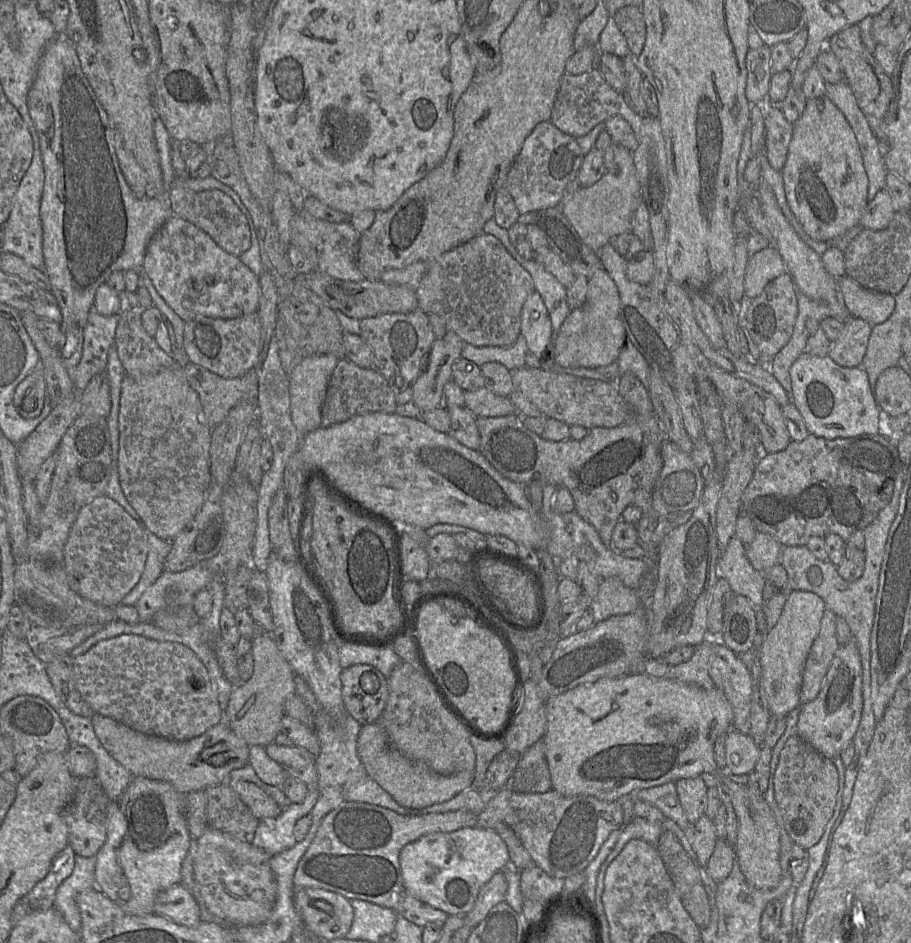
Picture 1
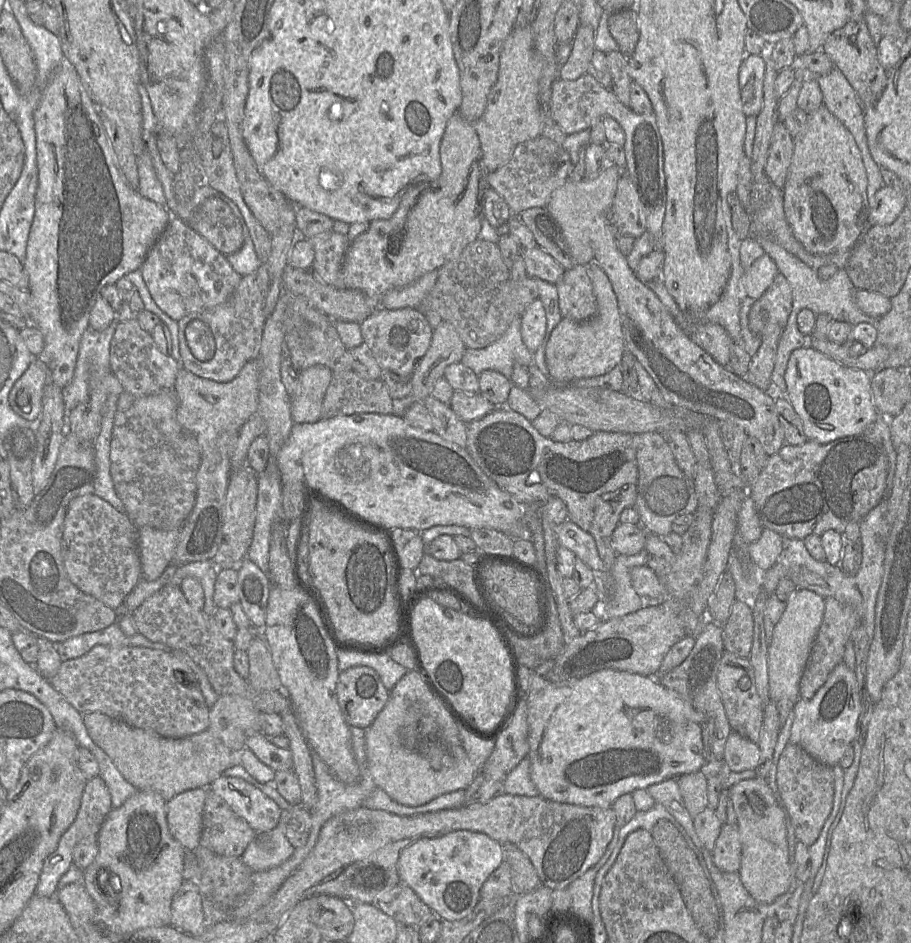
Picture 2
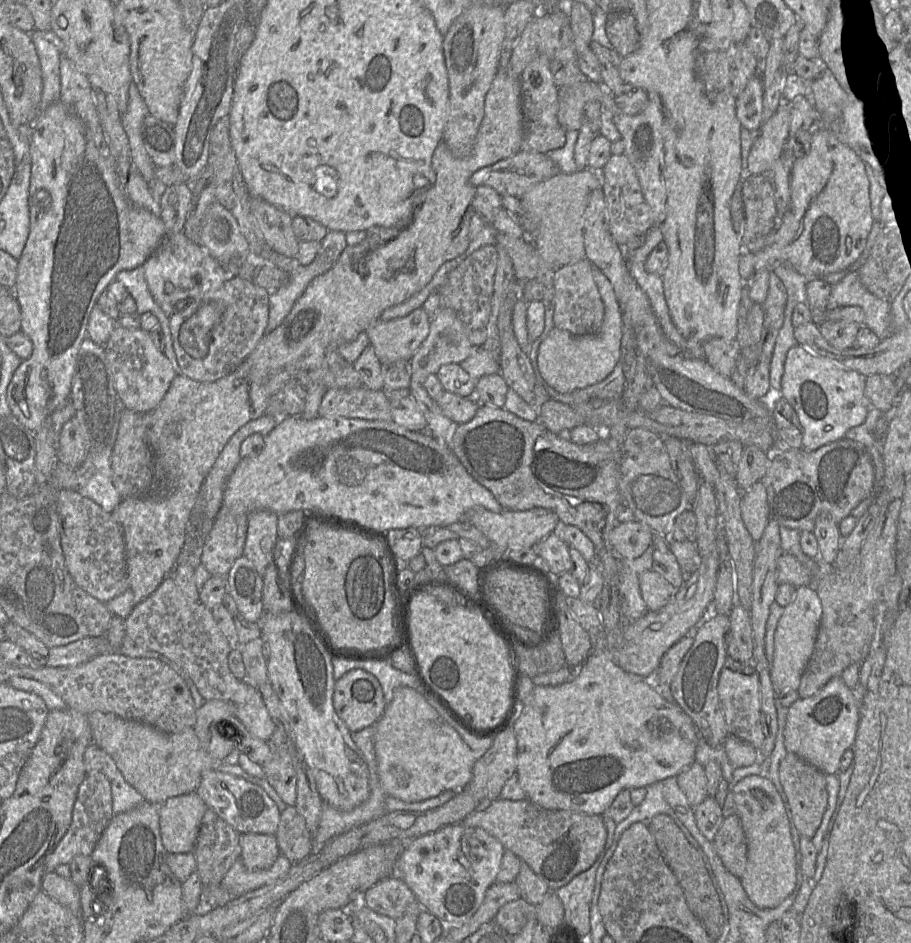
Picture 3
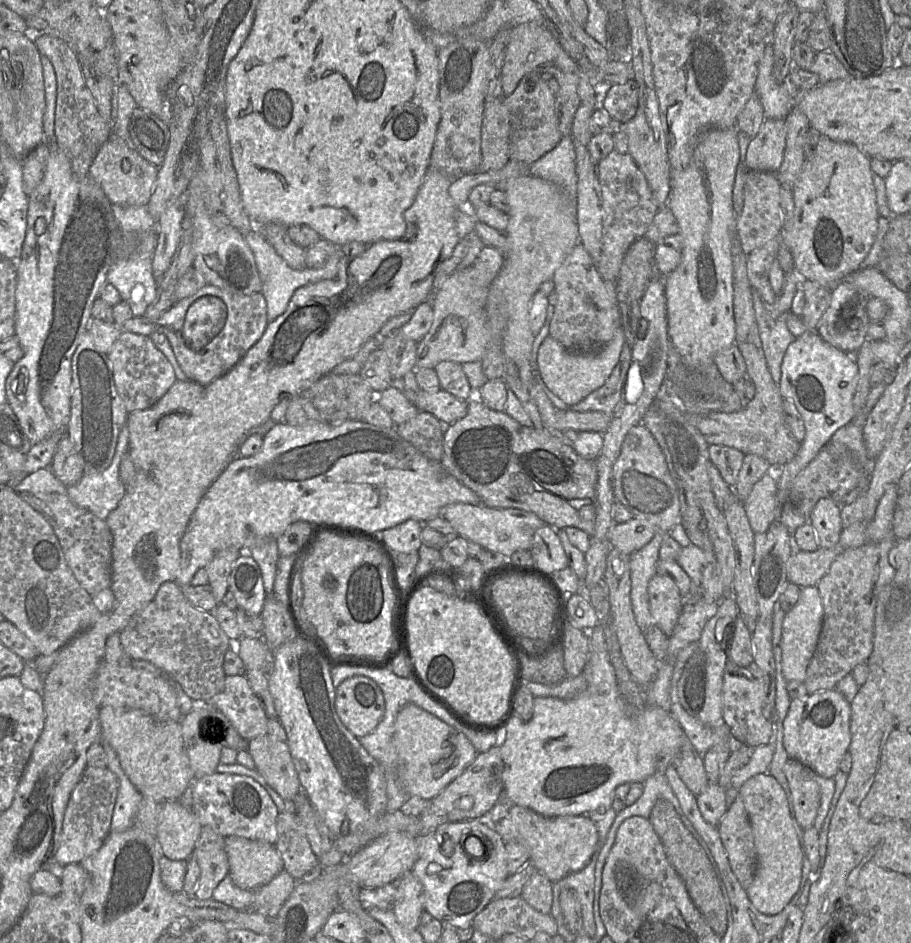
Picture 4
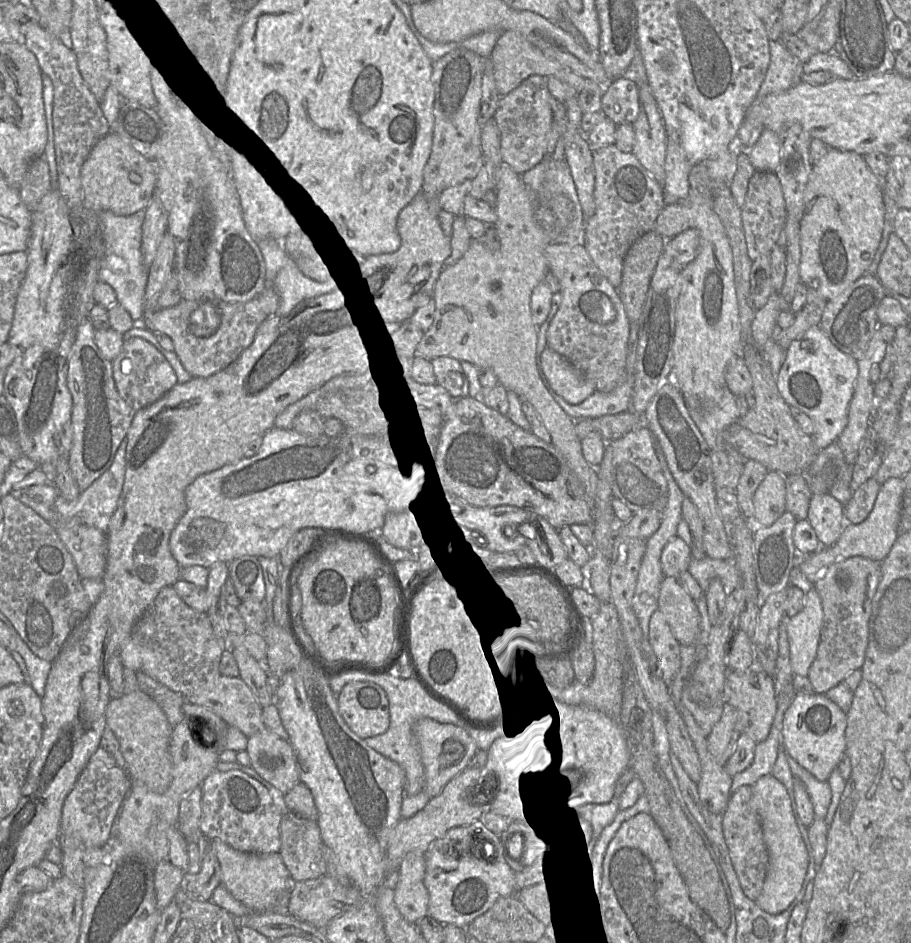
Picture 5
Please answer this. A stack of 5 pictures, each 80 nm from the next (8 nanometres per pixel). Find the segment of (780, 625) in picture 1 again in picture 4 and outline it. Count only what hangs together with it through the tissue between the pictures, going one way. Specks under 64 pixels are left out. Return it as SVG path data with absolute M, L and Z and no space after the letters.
M816 586L801 587L796 605L785 614L782 625L782 672L789 681L803 682L822 627L823 606Z

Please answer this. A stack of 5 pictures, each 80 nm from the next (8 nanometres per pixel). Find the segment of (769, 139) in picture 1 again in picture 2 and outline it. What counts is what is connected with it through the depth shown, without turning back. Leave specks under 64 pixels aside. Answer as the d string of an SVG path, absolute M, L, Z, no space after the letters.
M777 120L773 127L764 172L776 187L783 189L793 156L793 138L783 122Z

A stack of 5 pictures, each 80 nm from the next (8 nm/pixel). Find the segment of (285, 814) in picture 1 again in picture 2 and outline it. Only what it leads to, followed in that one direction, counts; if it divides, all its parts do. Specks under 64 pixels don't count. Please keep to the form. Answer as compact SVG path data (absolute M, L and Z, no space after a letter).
M283 811L281 814L281 818L277 826L269 832L265 832L265 835L259 835L260 833L256 833L254 839L250 842L247 849L241 855L242 861L254 872L262 872L273 867L279 866L283 862L285 862L295 851L295 848L291 845L289 840L285 834L285 826L286 826L286 816L283 816Z

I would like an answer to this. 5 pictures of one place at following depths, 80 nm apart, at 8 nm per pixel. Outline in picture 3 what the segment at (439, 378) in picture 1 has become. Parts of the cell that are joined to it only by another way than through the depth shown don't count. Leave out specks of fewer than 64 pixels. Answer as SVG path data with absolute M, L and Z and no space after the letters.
M441 307L430 322L430 331L414 353L412 364L412 377L410 387L422 386L430 374L436 374L445 364L458 363L467 359L476 348L469 342L464 326L456 313L447 307Z

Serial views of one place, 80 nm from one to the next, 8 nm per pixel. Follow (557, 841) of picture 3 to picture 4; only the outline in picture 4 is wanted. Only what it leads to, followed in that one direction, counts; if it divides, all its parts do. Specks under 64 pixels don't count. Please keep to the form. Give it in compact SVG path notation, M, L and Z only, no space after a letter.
M512 804L505 813L485 816L488 818L488 825L496 830L505 842L517 841L525 846L530 862L552 883L583 869L589 863L598 842L597 828L588 815L544 816L530 808Z

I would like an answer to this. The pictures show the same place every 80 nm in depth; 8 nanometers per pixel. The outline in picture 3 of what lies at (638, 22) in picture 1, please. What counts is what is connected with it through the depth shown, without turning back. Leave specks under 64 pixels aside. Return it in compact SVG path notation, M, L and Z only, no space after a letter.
M631 11L608 14L606 34L613 49L621 57L632 54L640 42L636 20Z

